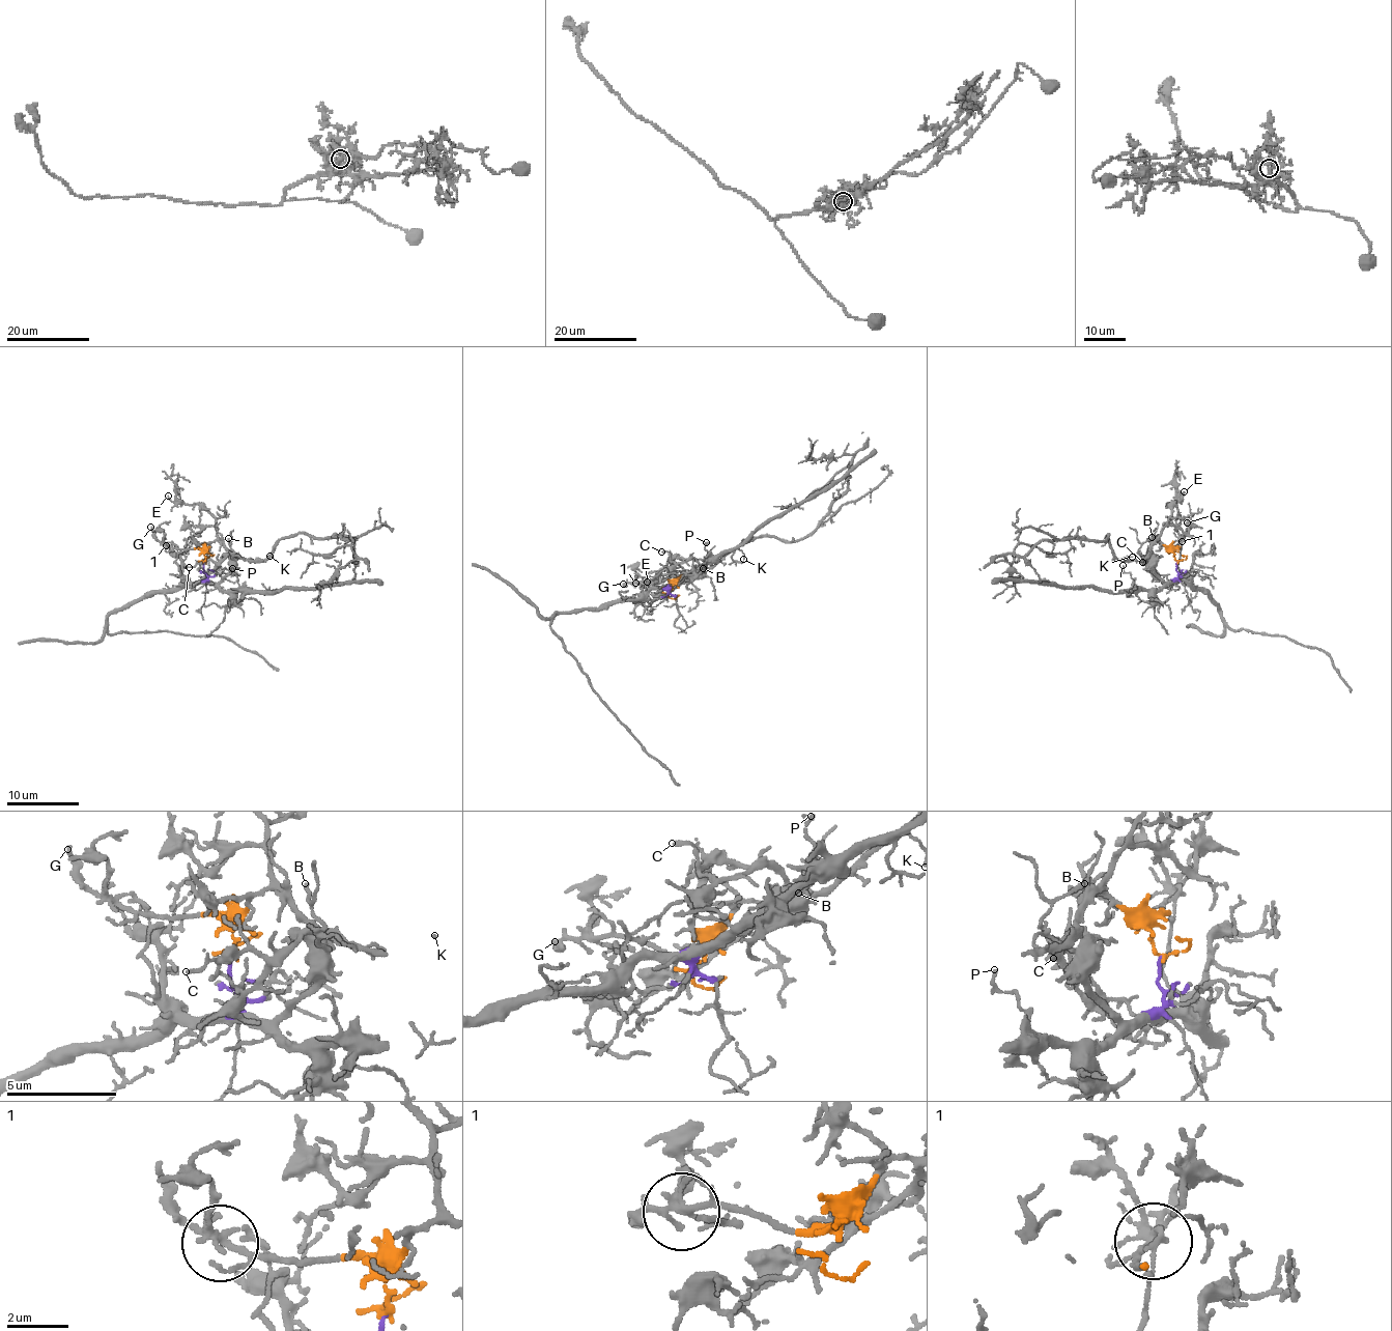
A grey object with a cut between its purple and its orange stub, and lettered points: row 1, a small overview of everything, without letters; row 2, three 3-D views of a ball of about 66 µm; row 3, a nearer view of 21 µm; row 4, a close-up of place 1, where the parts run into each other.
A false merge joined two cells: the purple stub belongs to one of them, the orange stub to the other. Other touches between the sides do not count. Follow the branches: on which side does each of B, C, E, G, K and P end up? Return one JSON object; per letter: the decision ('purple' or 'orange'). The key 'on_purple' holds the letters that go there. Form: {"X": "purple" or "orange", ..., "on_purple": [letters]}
{"B": "purple", "C": "orange", "E": "orange", "G": "orange", "K": "orange", "P": "purple", "on_purple": ["B", "P"]}

